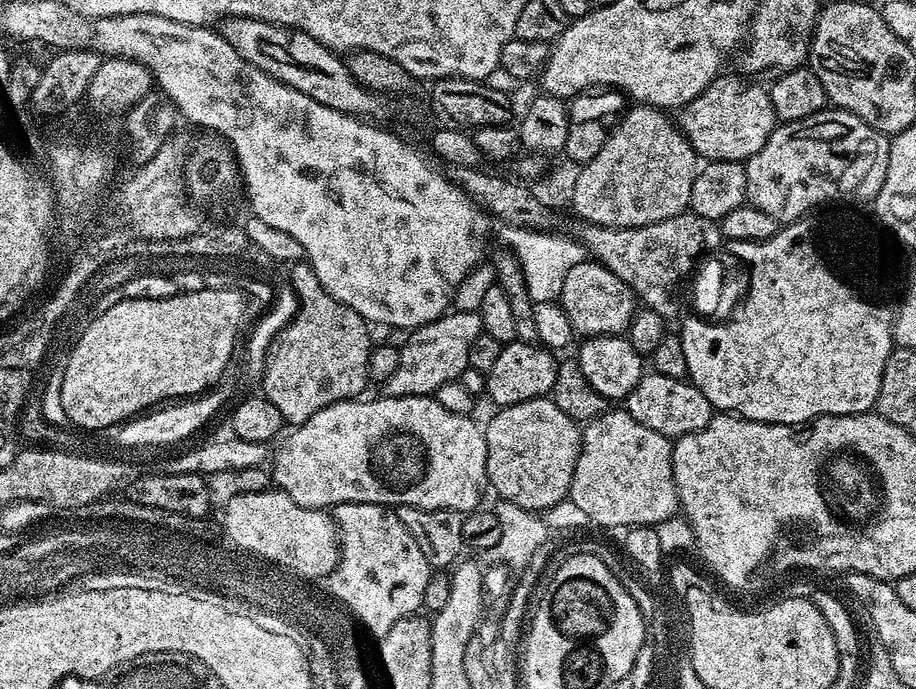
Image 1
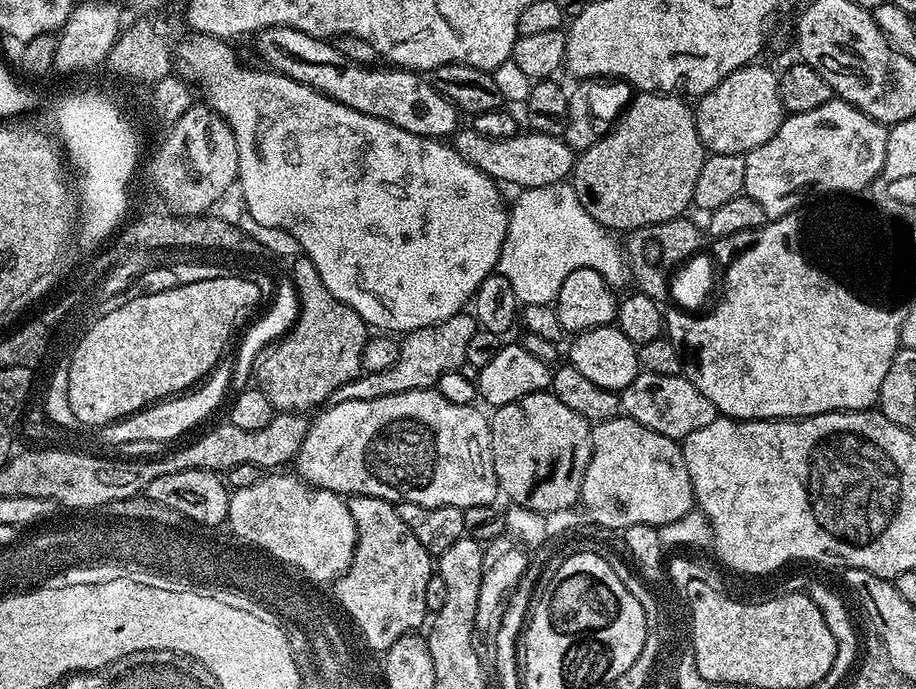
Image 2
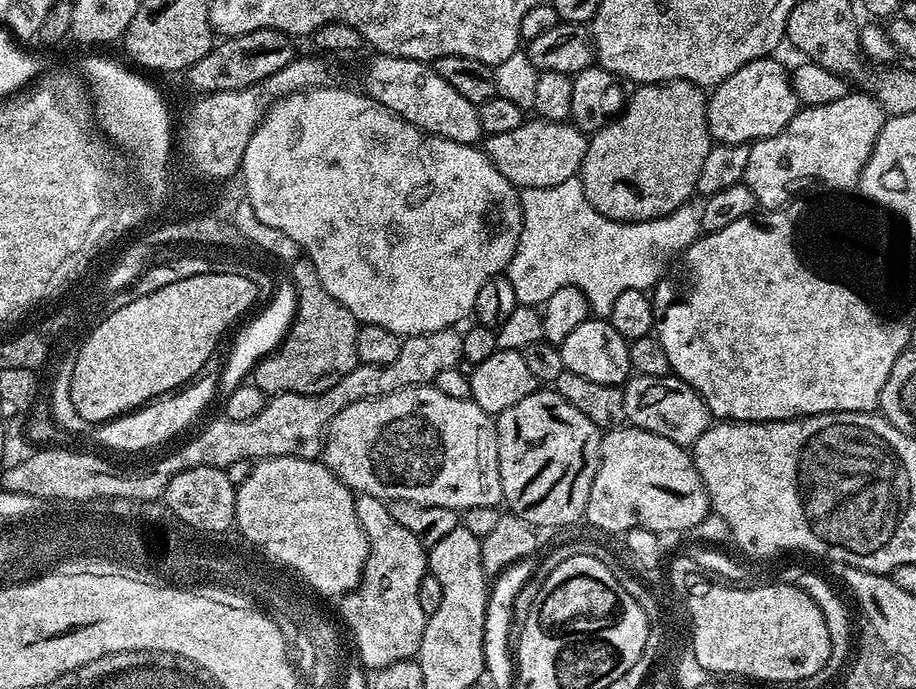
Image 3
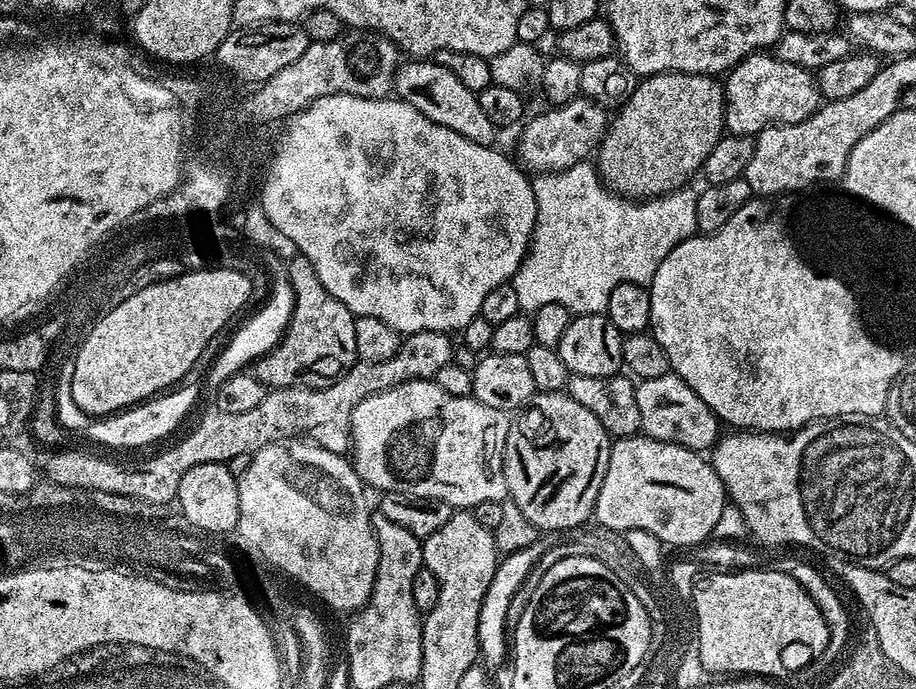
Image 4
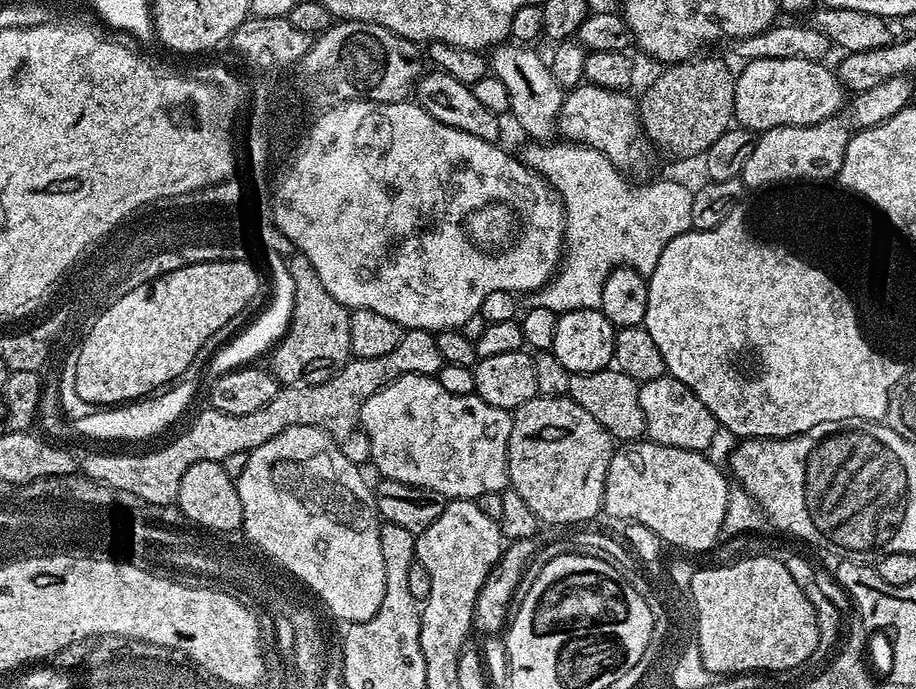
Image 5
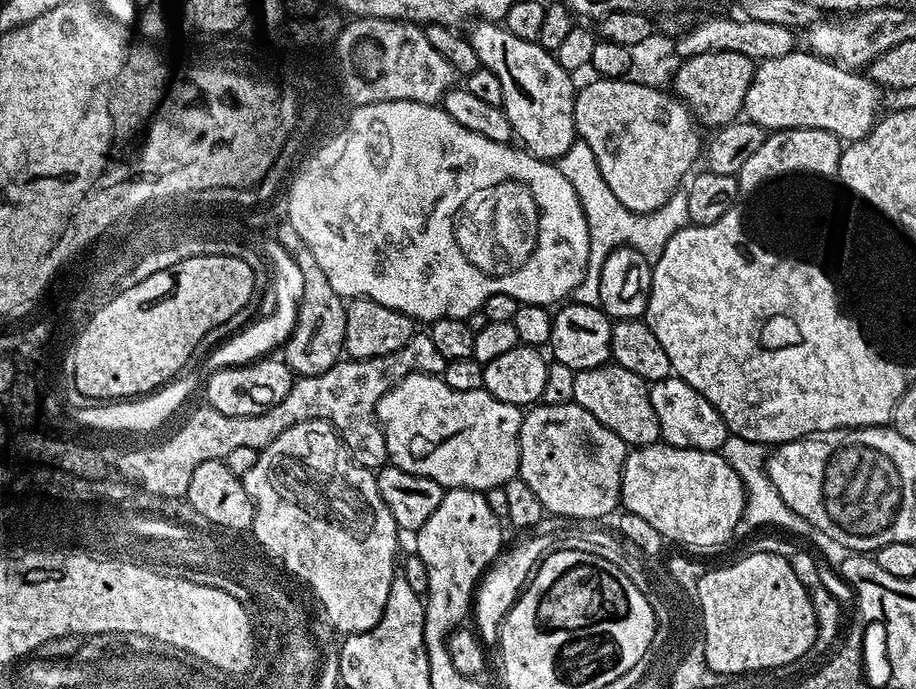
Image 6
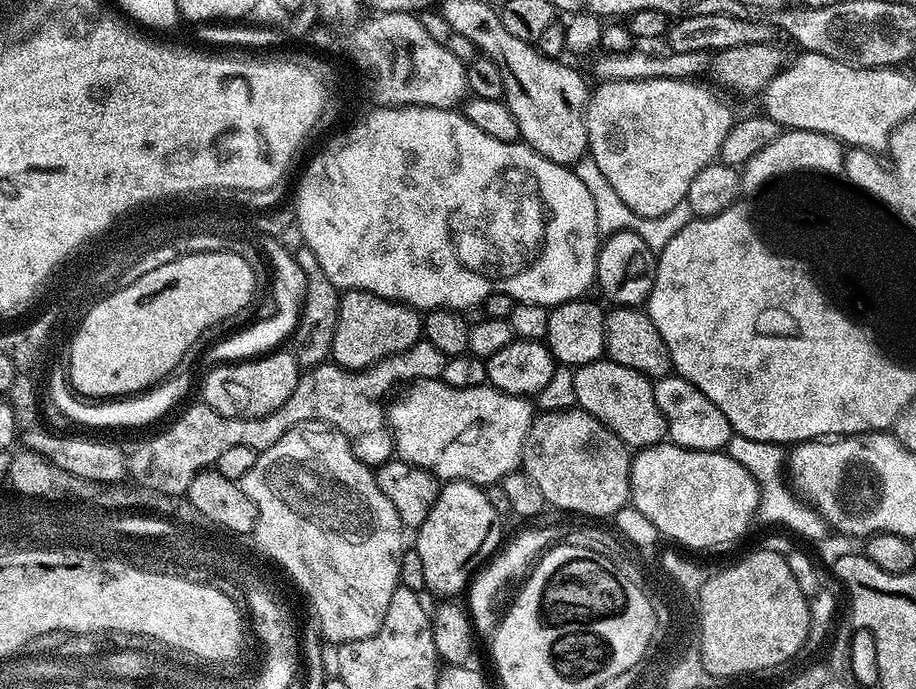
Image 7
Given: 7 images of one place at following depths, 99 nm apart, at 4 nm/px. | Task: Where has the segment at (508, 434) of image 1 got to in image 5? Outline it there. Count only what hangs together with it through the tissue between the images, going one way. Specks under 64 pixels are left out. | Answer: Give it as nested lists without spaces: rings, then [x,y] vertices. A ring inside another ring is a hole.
[[[539,394],[532,397],[532,399],[528,400],[522,406],[518,406],[514,409],[511,413],[512,417],[512,429],[510,430],[510,442],[508,443],[508,483],[510,488],[518,493],[521,496],[522,501],[526,502],[526,506],[533,511],[536,515],[537,519],[540,522],[543,522],[545,525],[546,523],[552,524],[548,526],[558,526],[554,524],[572,524],[568,526],[580,526],[583,525],[585,522],[590,522],[586,520],[592,520],[597,515],[598,517],[601,515],[602,512],[602,505],[604,503],[604,483],[606,482],[606,474],[608,473],[608,467],[610,466],[610,462],[612,461],[612,454],[614,451],[614,441],[611,436],[609,436],[608,431],[604,429],[602,426],[598,426],[598,422],[594,422],[594,418],[590,418],[590,414],[586,414],[586,410],[582,410],[582,406],[578,406],[574,401],[569,400],[567,396],[541,396]]]

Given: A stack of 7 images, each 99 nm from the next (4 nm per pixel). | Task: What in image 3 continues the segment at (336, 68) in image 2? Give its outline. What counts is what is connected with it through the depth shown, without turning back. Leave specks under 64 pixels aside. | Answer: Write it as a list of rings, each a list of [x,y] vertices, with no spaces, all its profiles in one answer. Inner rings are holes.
[[[383,54],[373,57],[364,68],[362,91],[365,96],[429,136],[441,136],[473,146],[481,143],[485,133],[478,122],[477,105],[466,102],[466,98],[462,98],[462,94],[458,94],[458,90],[454,90],[446,78],[441,78],[432,69],[431,63]]]

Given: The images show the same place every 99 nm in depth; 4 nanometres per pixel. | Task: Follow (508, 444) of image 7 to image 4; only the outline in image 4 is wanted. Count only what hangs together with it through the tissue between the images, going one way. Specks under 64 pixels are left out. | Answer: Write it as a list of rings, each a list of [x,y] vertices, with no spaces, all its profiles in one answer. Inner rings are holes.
[[[411,380],[405,384],[394,386],[385,392],[376,392],[372,396],[367,396],[362,402],[358,402],[358,406],[352,411],[350,417],[350,427],[352,429],[350,463],[365,485],[369,489],[377,488],[377,493],[397,492],[407,496],[430,498],[438,502],[446,502],[454,510],[470,510],[474,506],[478,506],[478,502],[502,501],[508,496],[508,487],[504,477],[504,447],[506,446],[509,419],[509,413],[498,410],[494,406],[486,406],[472,396],[454,398],[454,394],[446,394],[446,390],[442,390],[433,381]]]

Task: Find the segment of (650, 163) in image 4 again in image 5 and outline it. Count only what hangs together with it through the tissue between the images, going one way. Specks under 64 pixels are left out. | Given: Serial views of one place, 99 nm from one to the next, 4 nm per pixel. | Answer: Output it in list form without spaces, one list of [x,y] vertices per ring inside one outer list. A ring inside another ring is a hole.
[[[693,58],[690,60],[684,60],[681,64],[670,64],[663,69],[664,73],[649,86],[644,92],[644,97],[639,97],[638,100],[638,111],[640,114],[640,121],[642,123],[645,135],[652,141],[657,140],[660,144],[665,144],[668,147],[668,152],[672,156],[696,156],[699,157],[701,154],[707,152],[710,146],[714,146],[714,141],[718,138],[722,138],[722,134],[725,130],[733,127],[734,117],[736,115],[734,96],[736,94],[736,77],[735,71],[731,72],[726,65],[720,60],[704,60],[705,58]]]

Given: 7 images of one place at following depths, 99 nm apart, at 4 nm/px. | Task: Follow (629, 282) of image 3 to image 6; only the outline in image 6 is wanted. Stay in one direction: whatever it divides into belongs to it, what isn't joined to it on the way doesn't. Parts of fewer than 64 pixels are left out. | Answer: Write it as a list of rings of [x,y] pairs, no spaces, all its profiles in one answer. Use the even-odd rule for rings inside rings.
[[[577,142],[572,144],[570,150],[566,154],[560,156],[558,167],[562,174],[562,178],[566,178],[566,182],[570,182],[570,186],[574,186],[574,194],[578,194],[580,205],[588,219],[588,233],[590,234],[588,270],[585,272],[582,282],[575,290],[575,303],[599,305],[600,271],[606,262],[606,258],[613,250],[616,248],[633,248],[643,254],[649,262],[654,262],[660,257],[662,250],[666,250],[666,242],[670,242],[670,238],[674,238],[674,234],[678,234],[678,230],[689,227],[687,191],[677,190],[661,208],[654,210],[653,212],[646,213],[630,210],[626,206],[622,206],[622,202],[618,202],[618,198],[614,198],[614,194],[610,190],[610,186],[606,182],[606,178],[598,166],[598,162],[594,158],[594,150],[586,143]]]

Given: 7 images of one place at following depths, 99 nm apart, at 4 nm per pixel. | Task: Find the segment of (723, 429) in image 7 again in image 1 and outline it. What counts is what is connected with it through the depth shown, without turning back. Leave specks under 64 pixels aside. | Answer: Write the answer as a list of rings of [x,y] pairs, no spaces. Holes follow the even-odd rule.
[[[649,371],[641,376],[638,386],[630,390],[626,398],[626,410],[642,426],[658,430],[658,434],[669,438],[679,438],[702,430],[712,421],[714,409],[702,390],[695,388],[687,379],[666,378],[662,374]]]

